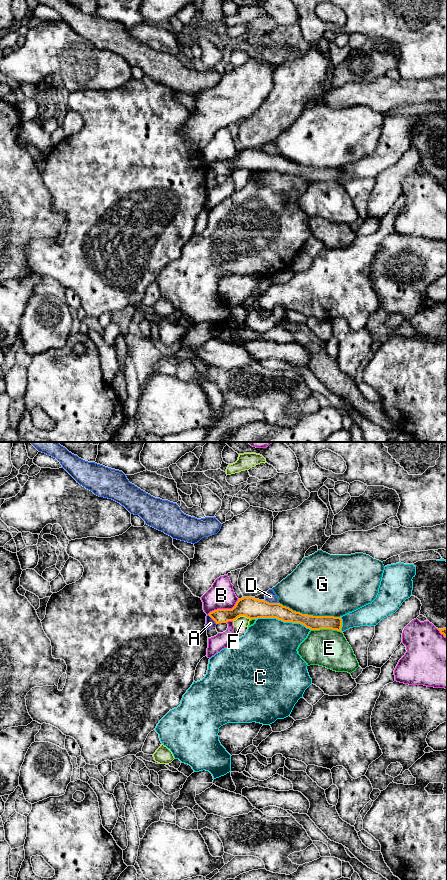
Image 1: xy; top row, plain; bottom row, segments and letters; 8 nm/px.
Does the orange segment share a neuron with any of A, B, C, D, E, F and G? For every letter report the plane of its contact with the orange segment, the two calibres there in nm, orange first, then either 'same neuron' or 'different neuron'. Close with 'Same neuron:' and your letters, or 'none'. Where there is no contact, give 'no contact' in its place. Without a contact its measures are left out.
A: contact in xy; calibres 120 and 80 nm; different neuron
B: contact in xy; calibres 170 and 220 nm; different neuron
C: contact in xy; calibres 160 and 440 nm; different neuron
D: contact in xy; calibres 170 and 90 nm; different neuron
E: contact in xy; calibres 110 and 300 nm; different neuron
F: contact in xy; calibres 170 and 90 nm; different neuron
G: contact in xy; calibres 120 and 480 nm; different neuron
Same neuron: none

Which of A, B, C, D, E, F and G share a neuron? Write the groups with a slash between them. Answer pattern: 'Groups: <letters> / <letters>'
Groups: A / B / C / D / E / F / G

